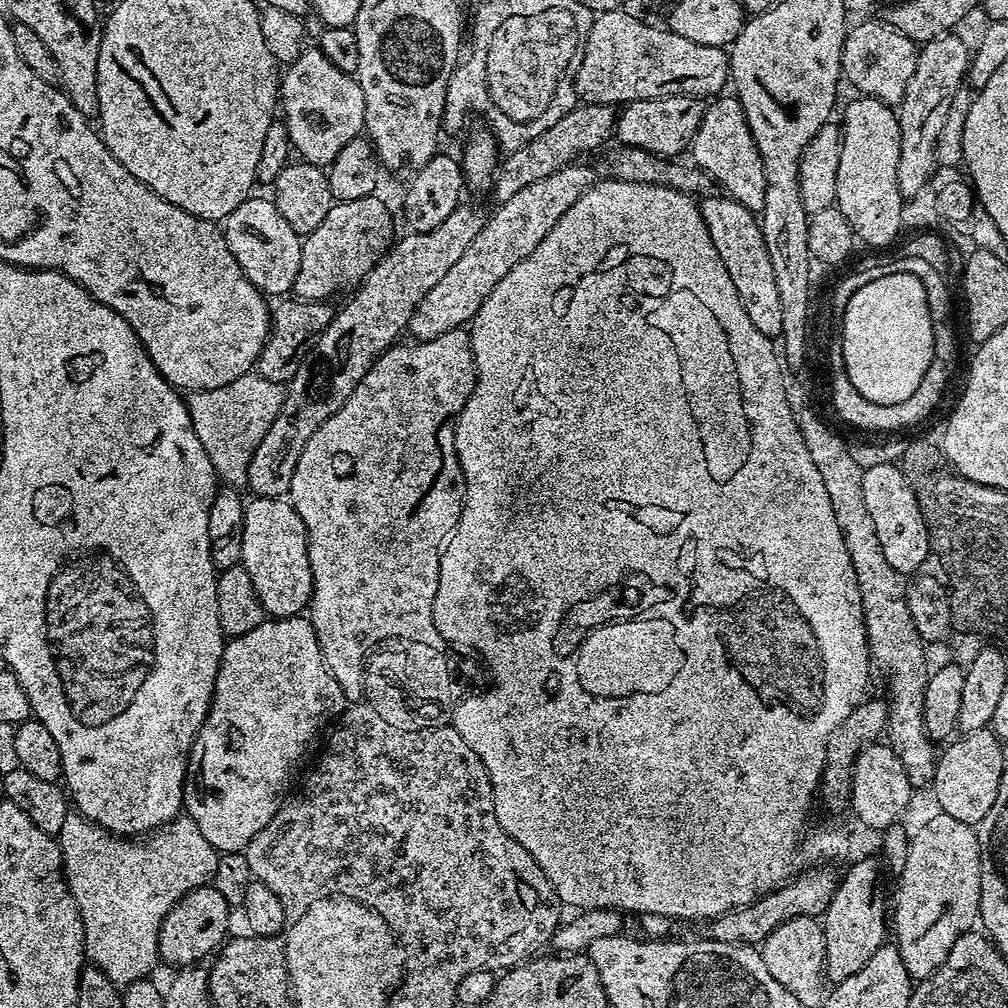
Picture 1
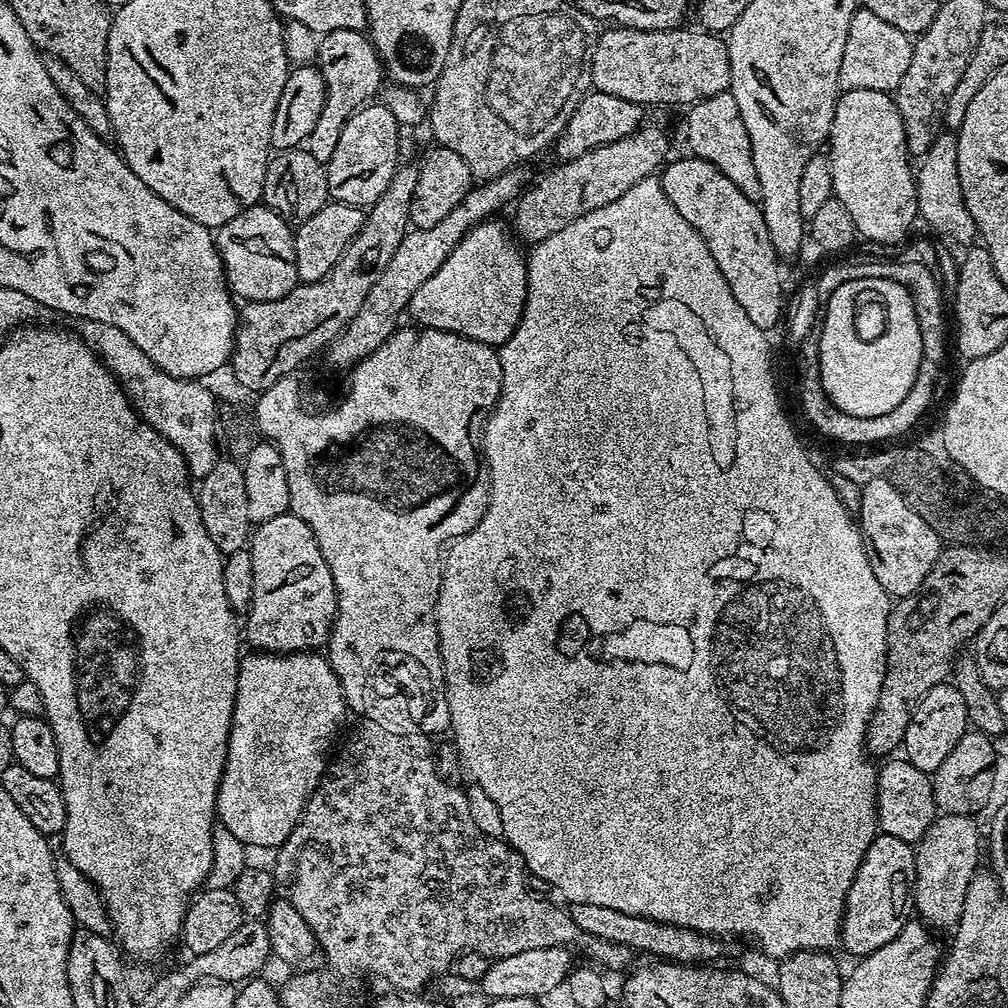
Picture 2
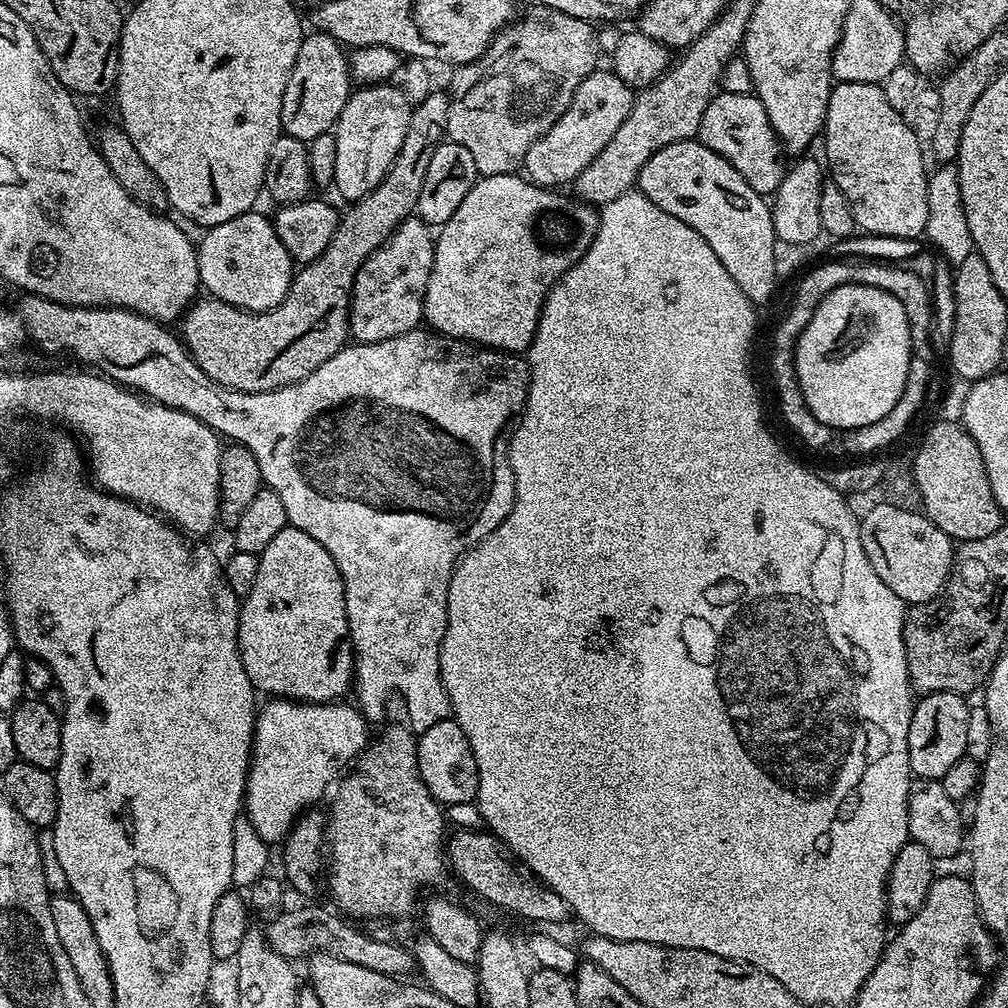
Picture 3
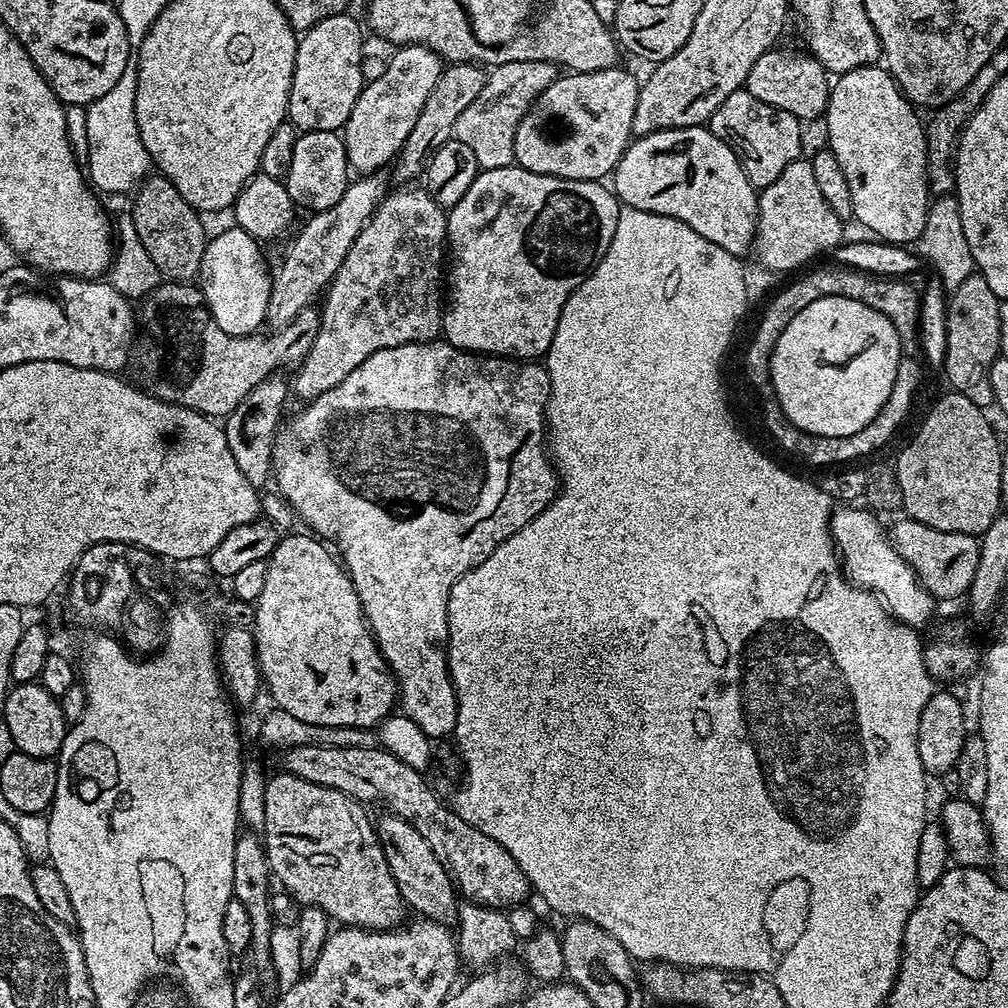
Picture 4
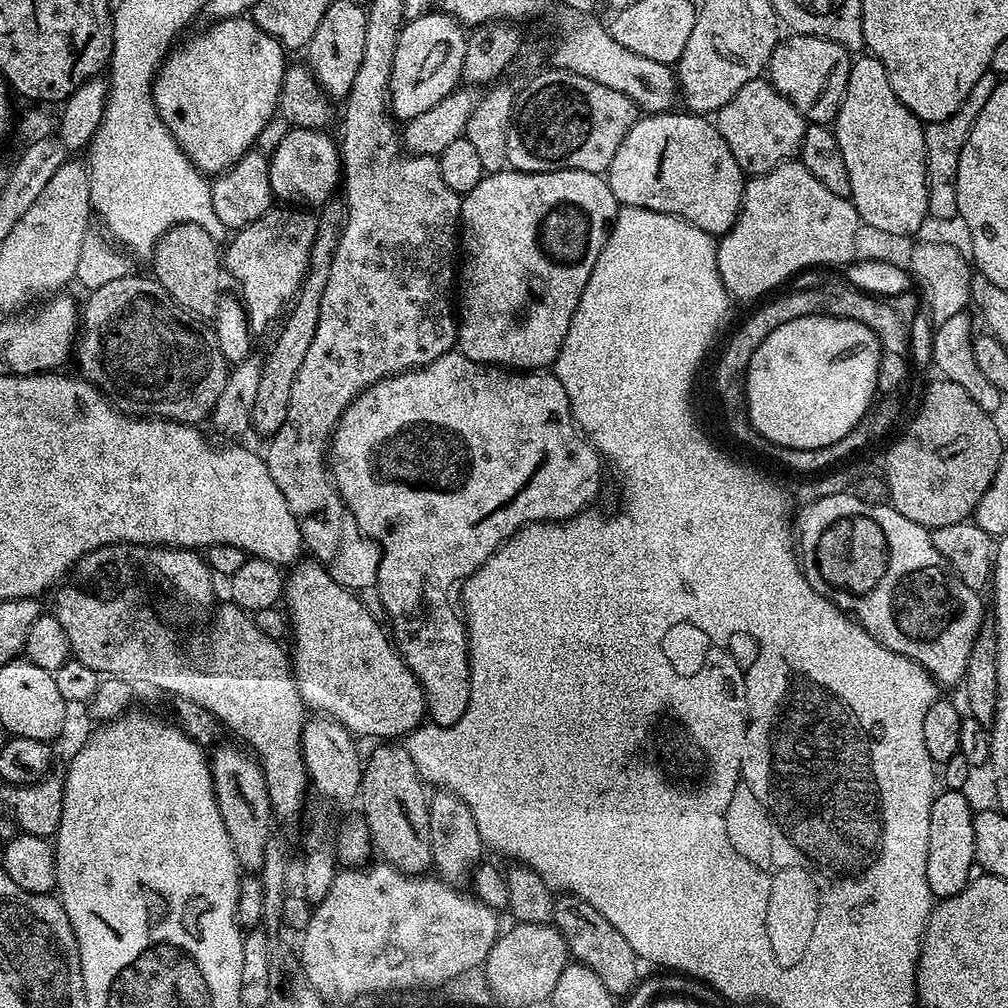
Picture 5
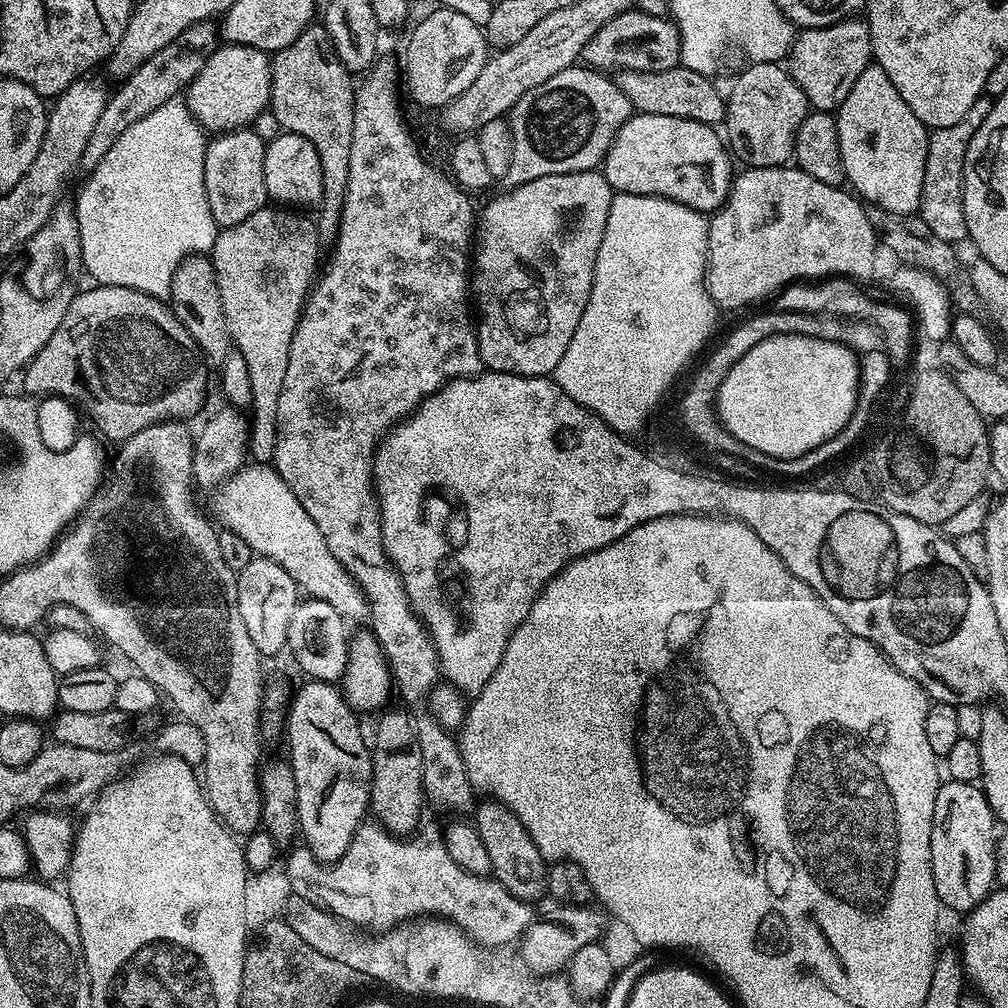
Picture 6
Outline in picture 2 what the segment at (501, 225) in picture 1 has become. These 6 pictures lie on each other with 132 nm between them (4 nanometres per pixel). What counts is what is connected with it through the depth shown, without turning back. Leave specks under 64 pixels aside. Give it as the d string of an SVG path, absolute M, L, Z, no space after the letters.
M641 126L632 135L618 138L618 142L591 148L578 158L557 163L557 168L550 169L537 184L529 183L514 204L515 235L521 241L528 240L529 245L538 244L550 238L550 234L558 234L562 226L570 226L582 214L590 214L590 210L622 198L630 186L649 179L655 173L652 171L659 169L669 156L667 134L660 128L648 127Z

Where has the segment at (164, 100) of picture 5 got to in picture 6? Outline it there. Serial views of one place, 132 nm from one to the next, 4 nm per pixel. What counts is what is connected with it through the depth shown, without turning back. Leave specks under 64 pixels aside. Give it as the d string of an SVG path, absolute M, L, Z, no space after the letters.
M225 43L223 47L217 47L205 59L204 65L200 67L200 73L193 78L186 89L188 108L192 111L191 119L212 134L231 132L251 125L257 114L269 107L272 95L272 65L265 53L260 52L257 48L247 48L241 44Z

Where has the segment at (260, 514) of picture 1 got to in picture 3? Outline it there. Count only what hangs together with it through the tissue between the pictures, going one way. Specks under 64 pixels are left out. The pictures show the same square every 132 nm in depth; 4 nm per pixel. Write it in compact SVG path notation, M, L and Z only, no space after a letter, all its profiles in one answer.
M291 526L274 534L270 546L259 557L254 590L243 597L240 605L236 639L242 666L253 689L269 692L267 695L272 698L303 700L306 704L331 704L347 697L344 695L354 688L354 668L351 663L336 664L336 651L348 634L348 619L344 583L334 558L310 534Z

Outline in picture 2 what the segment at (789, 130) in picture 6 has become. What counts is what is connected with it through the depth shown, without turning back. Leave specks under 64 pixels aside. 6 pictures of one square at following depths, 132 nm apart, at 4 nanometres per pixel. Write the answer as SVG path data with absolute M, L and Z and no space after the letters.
M731 91L719 92L705 100L698 100L687 109L688 112L688 149L691 155L699 160L710 162L746 198L759 201L762 194L762 182L758 182L758 173L754 170L754 154L750 146L750 134L746 132L746 122L742 122L742 114L738 110L738 102Z

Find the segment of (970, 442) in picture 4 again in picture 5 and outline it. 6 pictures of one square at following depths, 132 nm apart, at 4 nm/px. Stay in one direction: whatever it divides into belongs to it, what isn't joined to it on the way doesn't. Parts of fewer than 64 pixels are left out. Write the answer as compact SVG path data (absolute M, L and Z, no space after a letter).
M936 384L928 393L927 405L919 420L912 425L907 439L889 456L891 494L896 497L892 507L898 510L898 514L910 518L910 522L918 522L918 526L929 530L965 523L975 513L982 494L986 494L1000 465L1001 451L1002 443L990 413L974 403L974 398L970 398L962 386Z

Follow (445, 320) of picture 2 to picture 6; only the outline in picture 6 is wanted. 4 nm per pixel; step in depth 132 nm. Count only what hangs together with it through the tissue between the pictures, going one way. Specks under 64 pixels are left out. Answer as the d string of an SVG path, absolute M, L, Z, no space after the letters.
M599 171L590 172L567 172L566 174L550 174L542 178L534 178L525 184L519 184L516 188L508 188L504 190L501 196L496 196L484 208L484 213L478 216L478 239L474 244L474 267L470 272L470 292L474 297L474 304L480 307L480 316L478 312L478 327L476 328L476 340L480 344L480 358L485 369L494 372L509 372L515 376L548 376L555 373L558 362L562 362L562 354L566 354L566 346L570 346L570 338L574 338L574 330L578 330L578 321L582 319L582 310L586 310L586 302L590 298L590 290L592 289L592 279L596 273L596 259L598 258L598 250L602 246L602 234L606 230L606 218L610 214L610 206L612 205L612 197L614 189L608 185L608 180Z

